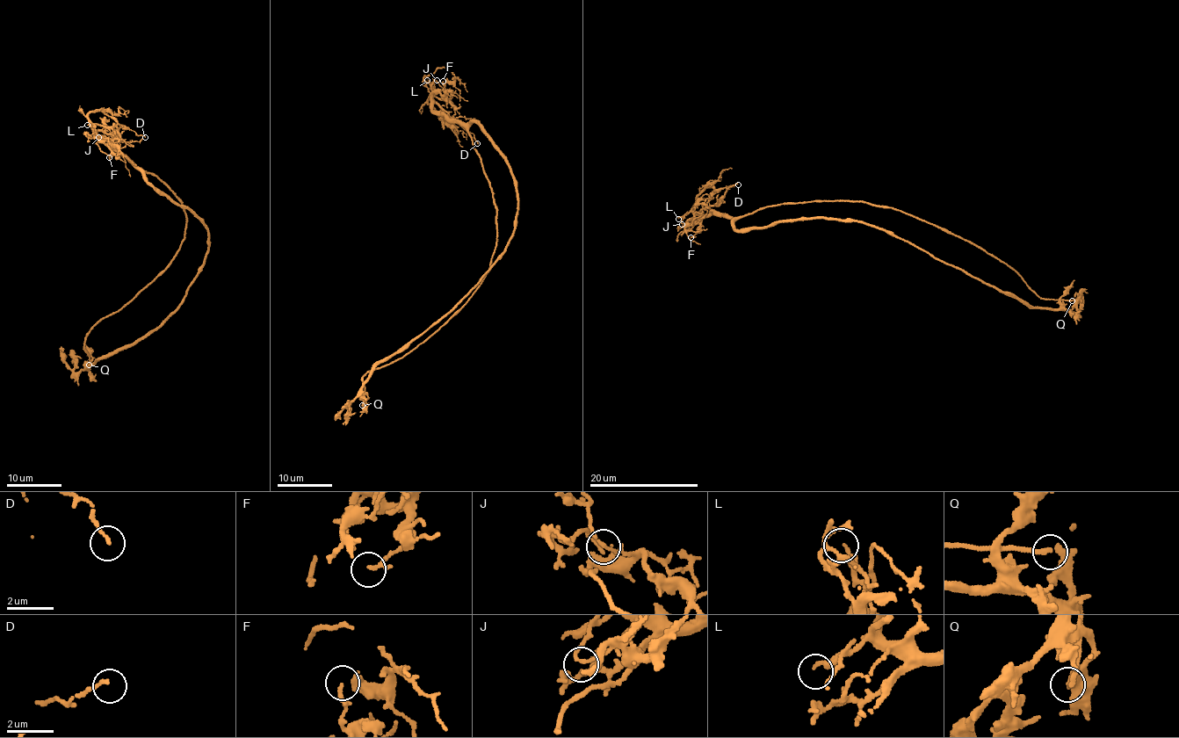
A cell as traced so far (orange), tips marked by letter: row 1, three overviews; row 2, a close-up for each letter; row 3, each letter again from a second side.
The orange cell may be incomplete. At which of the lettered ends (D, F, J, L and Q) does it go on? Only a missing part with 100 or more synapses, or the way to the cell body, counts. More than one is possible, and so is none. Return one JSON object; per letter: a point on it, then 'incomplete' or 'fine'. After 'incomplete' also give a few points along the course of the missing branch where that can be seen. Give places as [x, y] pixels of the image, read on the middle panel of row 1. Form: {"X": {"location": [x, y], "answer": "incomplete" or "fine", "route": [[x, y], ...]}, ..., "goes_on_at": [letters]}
{"D": {"location": [477, 143], "answer": "fine"}, "F": {"location": [443, 81], "answer": "fine"}, "J": {"location": [437, 80], "answer": "fine"}, "L": {"location": [427, 80], "answer": "fine"}, "Q": {"location": [362, 405], "answer": "incomplete", "route": [[362, 405], [358, 420], [359, 436], [366, 461], [361, 455], [350, 459], [349, 466], [352, 486]]}, "goes_on_at": ["Q"]}

